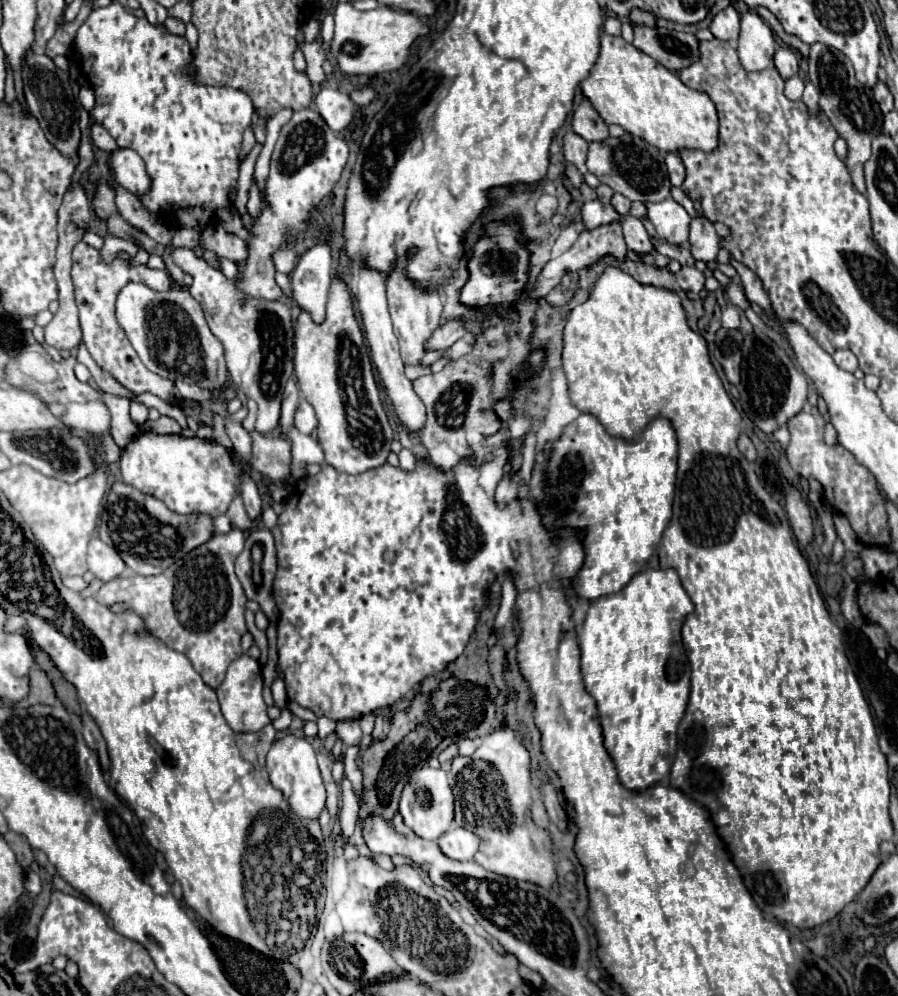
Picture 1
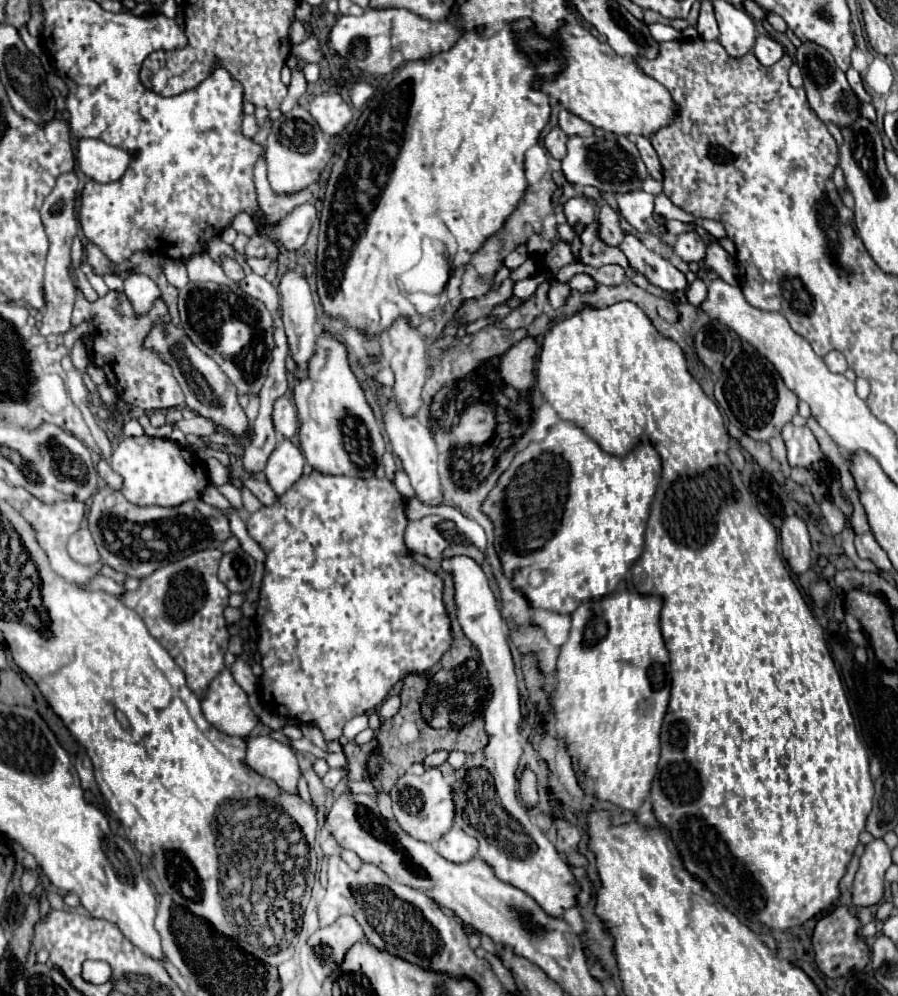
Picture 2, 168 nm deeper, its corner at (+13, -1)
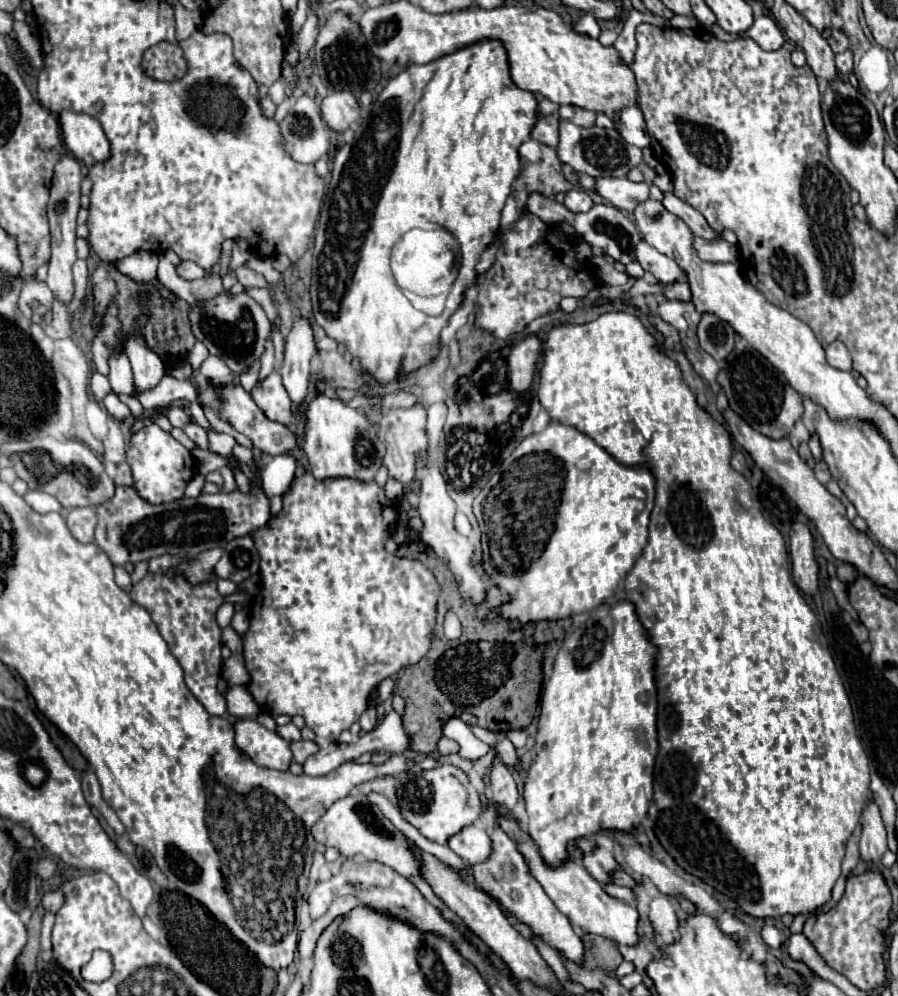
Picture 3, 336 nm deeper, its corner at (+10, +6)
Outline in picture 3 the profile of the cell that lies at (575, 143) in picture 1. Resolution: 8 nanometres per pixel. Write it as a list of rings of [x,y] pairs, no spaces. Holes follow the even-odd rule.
[[[538,116],[532,126],[532,140],[556,148],[558,144],[558,118],[556,116]]]

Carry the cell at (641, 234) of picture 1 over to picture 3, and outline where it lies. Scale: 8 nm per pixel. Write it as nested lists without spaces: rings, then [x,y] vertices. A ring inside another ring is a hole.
[[[640,242],[640,244],[636,246],[636,258],[638,258],[640,266],[642,266],[646,272],[652,272],[654,278],[656,278],[658,282],[662,282],[662,284],[674,282],[674,280],[678,280],[678,278],[682,276],[680,266],[678,266],[672,258],[660,254],[658,250],[654,250],[654,248],[652,248],[650,244],[646,244],[646,242]]]

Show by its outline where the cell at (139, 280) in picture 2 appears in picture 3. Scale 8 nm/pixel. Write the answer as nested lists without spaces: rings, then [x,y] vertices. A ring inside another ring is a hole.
[[[134,334],[126,340],[126,356],[130,358],[132,372],[134,372],[134,392],[146,392],[158,386],[162,376],[166,374],[164,362],[152,352],[142,346],[142,338],[134,338]]]

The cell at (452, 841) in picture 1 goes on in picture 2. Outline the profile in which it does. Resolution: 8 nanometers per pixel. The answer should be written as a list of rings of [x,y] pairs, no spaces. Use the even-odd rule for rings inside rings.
[[[453,827],[447,835],[443,835],[437,843],[435,849],[441,857],[453,863],[463,863],[469,861],[477,853],[477,841],[463,833],[463,829]]]

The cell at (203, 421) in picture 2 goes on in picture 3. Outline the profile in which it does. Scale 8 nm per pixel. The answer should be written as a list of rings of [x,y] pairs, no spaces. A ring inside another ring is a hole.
[[[170,406],[170,408],[168,408],[168,420],[170,420],[172,426],[176,426],[176,428],[184,428],[186,422],[190,420],[190,416],[188,416],[182,408],[178,408],[178,406]]]

